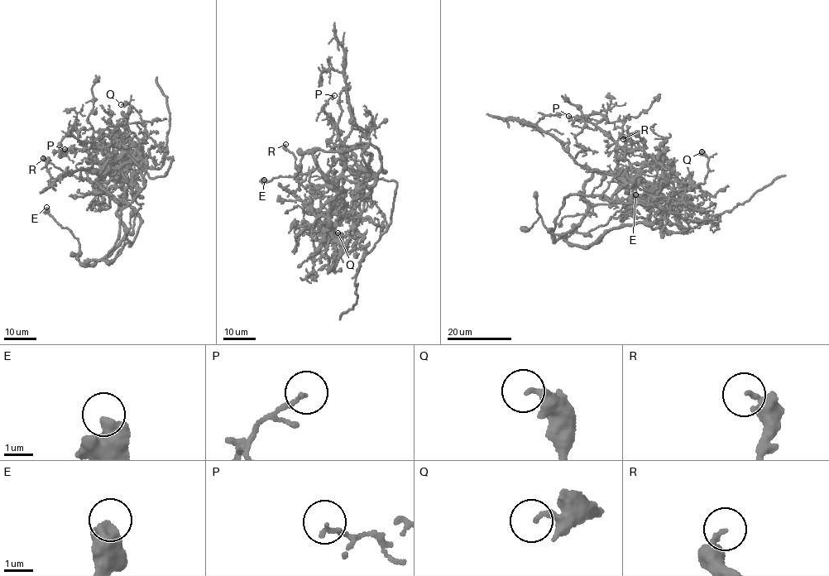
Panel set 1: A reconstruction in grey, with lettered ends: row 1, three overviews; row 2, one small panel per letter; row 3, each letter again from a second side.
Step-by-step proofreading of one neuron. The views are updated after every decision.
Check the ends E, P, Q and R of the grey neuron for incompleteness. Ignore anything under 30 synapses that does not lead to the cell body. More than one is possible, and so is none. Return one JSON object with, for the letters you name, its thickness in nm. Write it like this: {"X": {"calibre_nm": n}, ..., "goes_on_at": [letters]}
{"goes_on_at": []}

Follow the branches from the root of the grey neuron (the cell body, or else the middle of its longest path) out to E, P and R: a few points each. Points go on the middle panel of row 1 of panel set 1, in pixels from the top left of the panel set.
E: (360, 186), (370, 190), (380, 168), (378, 148), (363, 143), (308, 151), (295, 175), (264, 180)
P: (360, 186), (357, 176), (344, 163), (337, 125), (334, 127), (330, 114), (323, 111), (324, 104), (334, 95)
R: (360, 186), (357, 176), (347, 170), (335, 182), (336, 187), (311, 185), (309, 175), (299, 174), (285, 144)

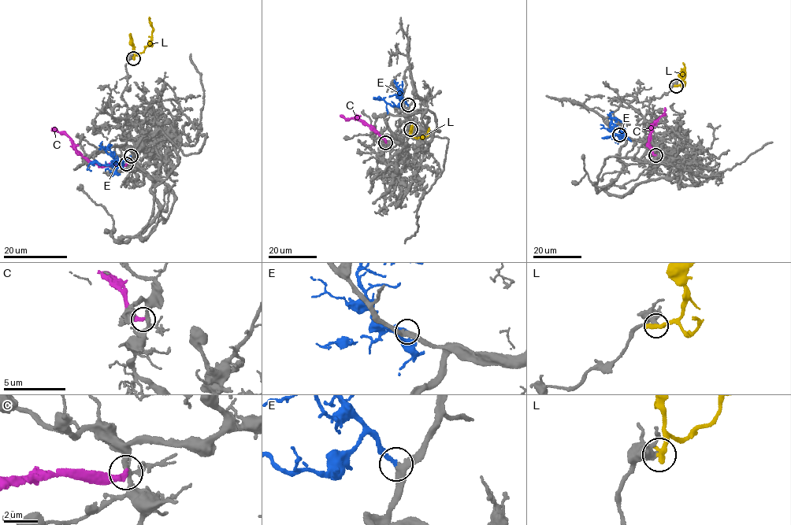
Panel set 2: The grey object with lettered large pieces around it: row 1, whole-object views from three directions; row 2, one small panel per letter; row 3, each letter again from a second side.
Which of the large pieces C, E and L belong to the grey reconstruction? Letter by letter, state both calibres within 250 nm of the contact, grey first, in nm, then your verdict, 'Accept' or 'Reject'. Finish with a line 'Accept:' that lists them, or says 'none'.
C: Thickness 240 nm (grey) against 300 nm. Reject
E: Thickness 300 nm (grey) against 240 nm. Accept
L: Thickness 360 nm (grey) against 440 nm. Reject
Accept: E

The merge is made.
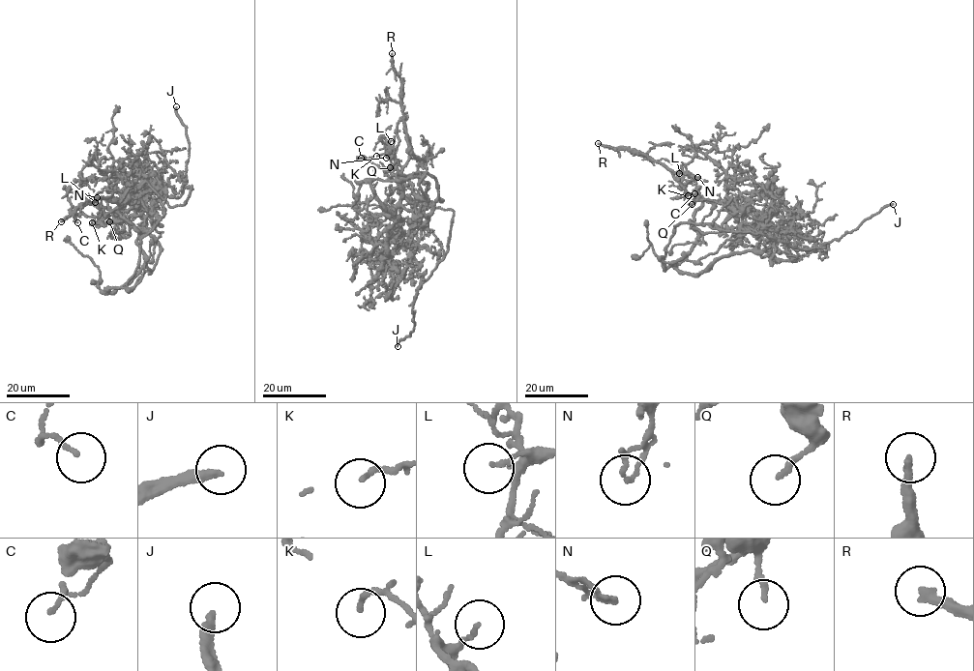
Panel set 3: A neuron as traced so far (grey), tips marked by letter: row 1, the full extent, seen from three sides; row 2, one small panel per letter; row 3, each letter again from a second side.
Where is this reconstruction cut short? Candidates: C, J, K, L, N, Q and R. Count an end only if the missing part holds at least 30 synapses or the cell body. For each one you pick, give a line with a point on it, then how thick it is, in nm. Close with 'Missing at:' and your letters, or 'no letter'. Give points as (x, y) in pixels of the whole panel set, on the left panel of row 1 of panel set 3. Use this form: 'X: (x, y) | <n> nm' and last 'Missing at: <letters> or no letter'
J: (176, 106) | 240 nm
R: (61, 221) | 240 nm
Missing at: J, R

